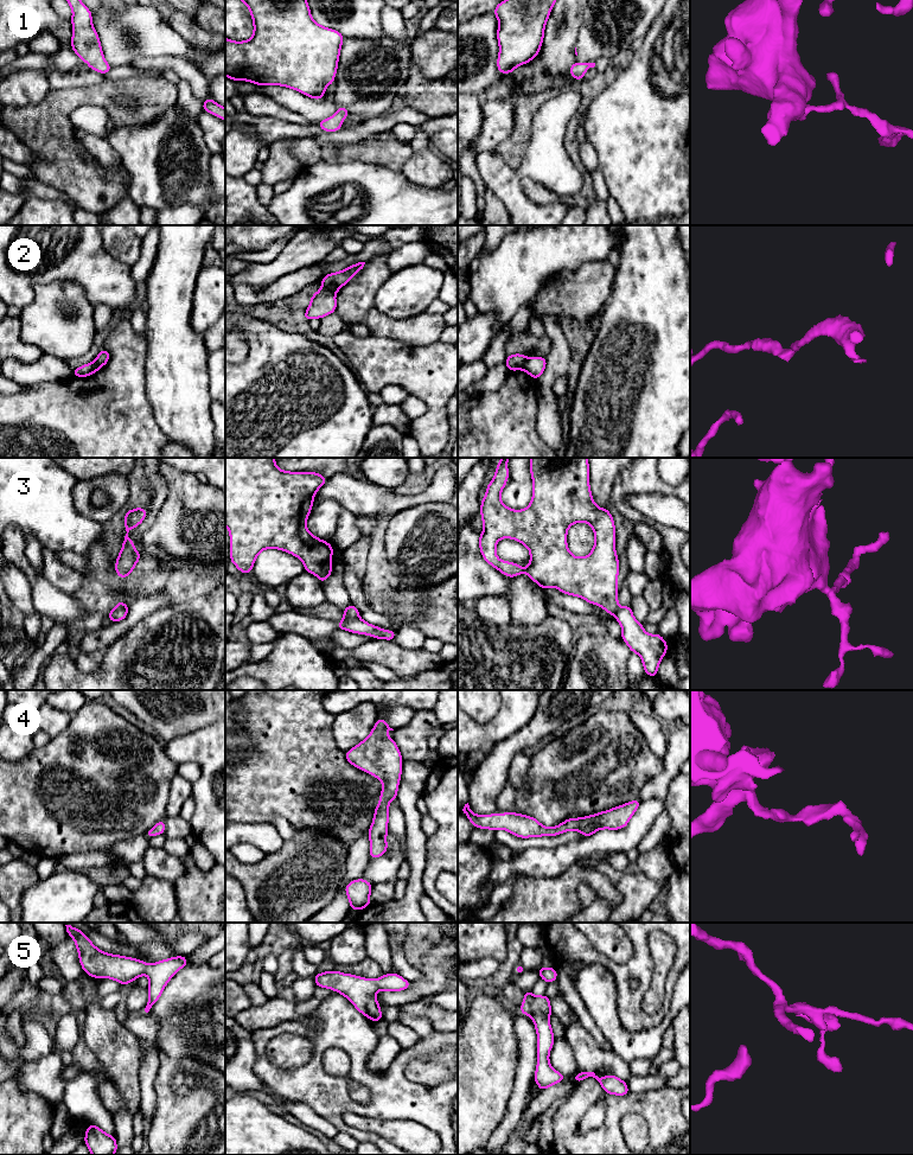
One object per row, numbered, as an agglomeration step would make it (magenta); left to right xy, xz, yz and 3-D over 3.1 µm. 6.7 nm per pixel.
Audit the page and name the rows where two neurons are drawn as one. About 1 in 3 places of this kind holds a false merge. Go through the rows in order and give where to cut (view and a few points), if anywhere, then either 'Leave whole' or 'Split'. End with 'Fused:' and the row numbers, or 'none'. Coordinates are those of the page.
1: No split. Leave whole
2: Split along xz (323, 285), (333, 293). Split
3: Split along xz (345, 616), (358, 617). Split
4: No split. Leave whole
5: No split. Leave whole
Fused: 2, 3

